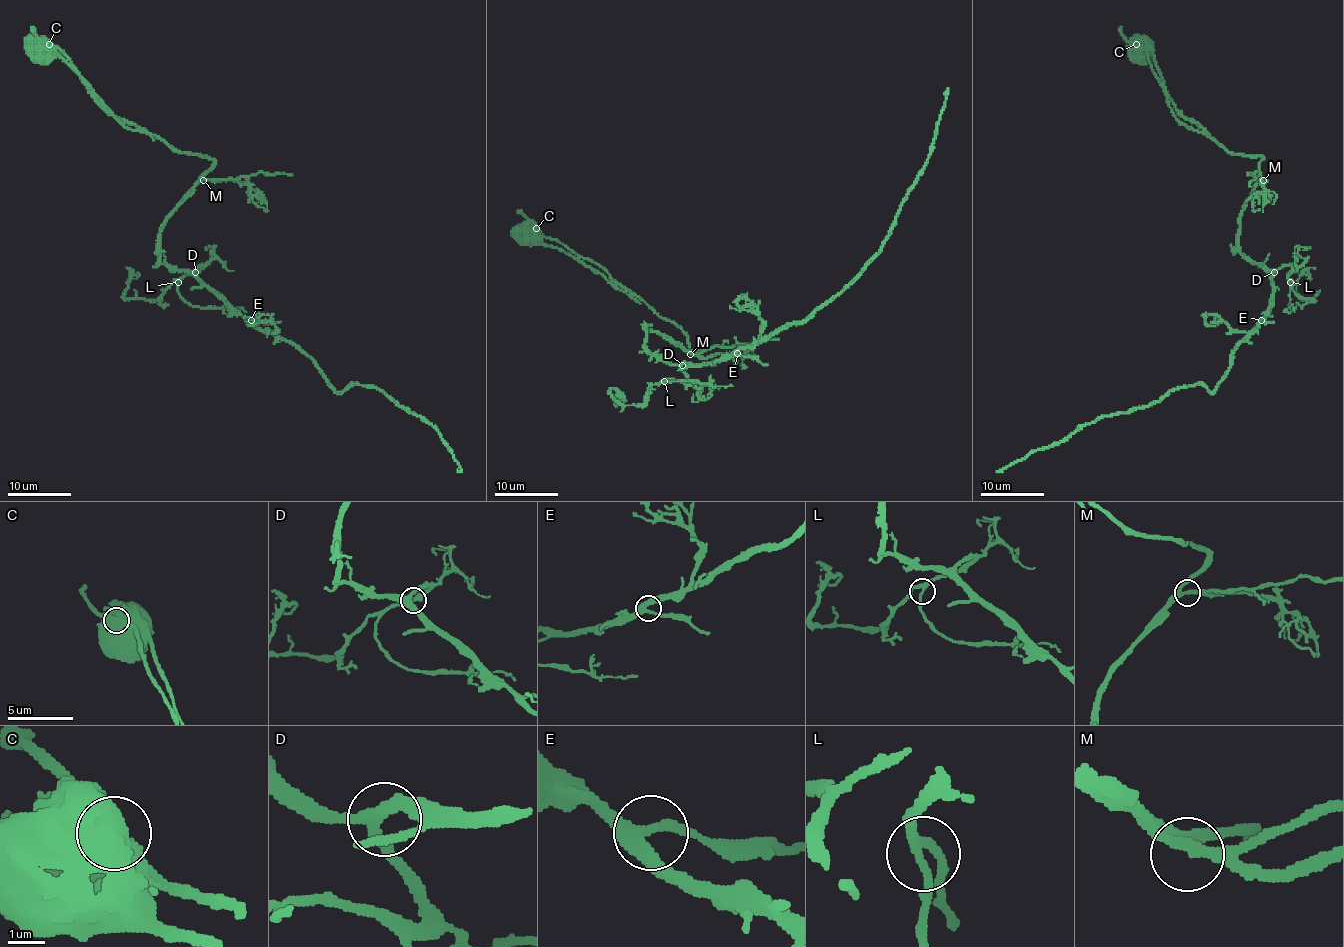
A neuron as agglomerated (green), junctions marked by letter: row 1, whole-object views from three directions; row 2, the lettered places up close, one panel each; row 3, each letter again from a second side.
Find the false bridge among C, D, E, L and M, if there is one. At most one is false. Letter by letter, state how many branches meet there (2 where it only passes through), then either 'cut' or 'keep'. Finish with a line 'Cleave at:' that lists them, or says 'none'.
C: 1 branches meet; cut
D: 3 branches meet; keep
E: 3 branches meet; keep
L: 3 branches meet; keep
M: 2 branches meet; keep
Cleave at: C

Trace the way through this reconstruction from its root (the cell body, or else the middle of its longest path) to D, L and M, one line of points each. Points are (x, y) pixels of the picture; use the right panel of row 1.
D: (1142, 48), (1150, 50), (1166, 93), (1185, 117), (1228, 152), (1263, 158), (1237, 245), (1274, 272)
L: (1142, 48), (1185, 117), (1228, 152), (1263, 158), (1237, 245), (1269, 271), (1290, 266), (1290, 282)
M: (1142, 48), (1150, 50), (1174, 106), (1228, 152), (1261, 156), (1260, 177), (1263, 180)

